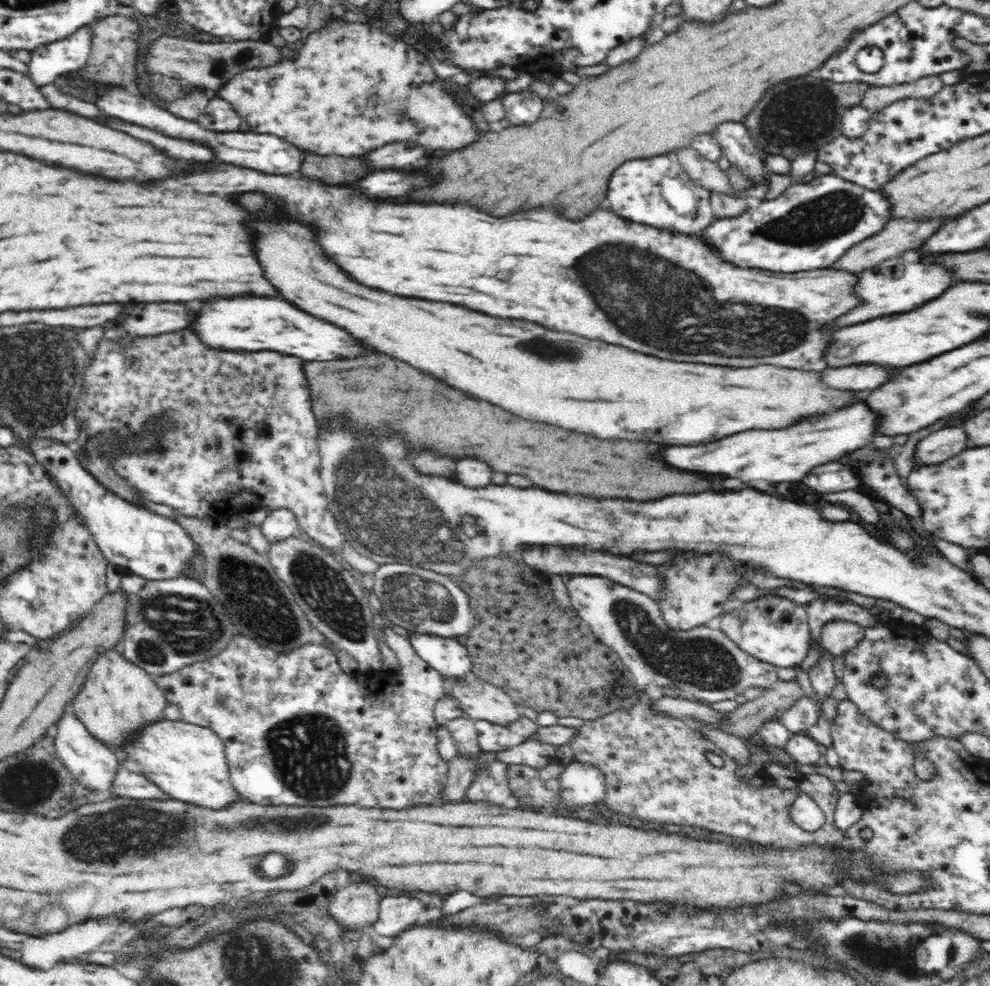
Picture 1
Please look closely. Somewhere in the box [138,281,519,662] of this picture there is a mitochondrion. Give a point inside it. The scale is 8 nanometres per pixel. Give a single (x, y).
(386, 524)

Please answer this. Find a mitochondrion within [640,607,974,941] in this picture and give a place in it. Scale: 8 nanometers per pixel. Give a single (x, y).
(879, 680)

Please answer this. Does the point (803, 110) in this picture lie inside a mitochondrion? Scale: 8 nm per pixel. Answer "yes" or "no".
yes

